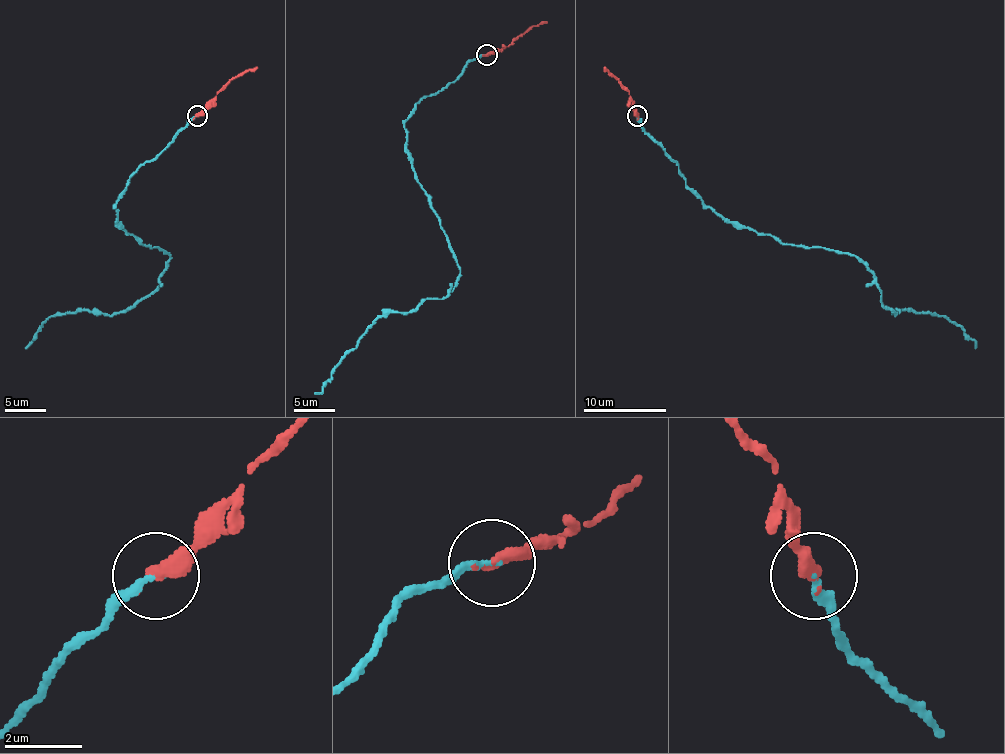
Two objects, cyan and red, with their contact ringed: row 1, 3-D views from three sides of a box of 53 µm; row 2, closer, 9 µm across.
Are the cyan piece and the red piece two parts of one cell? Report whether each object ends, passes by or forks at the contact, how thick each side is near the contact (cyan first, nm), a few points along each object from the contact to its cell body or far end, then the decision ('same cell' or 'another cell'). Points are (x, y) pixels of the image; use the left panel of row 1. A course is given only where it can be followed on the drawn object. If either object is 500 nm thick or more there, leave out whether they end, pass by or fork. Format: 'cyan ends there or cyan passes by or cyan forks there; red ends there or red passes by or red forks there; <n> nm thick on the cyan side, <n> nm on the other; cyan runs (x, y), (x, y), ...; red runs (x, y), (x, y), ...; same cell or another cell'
cyan ends there; red ends there; 170 nm thick on the cyan side, 400 nm on the other; cyan runs (198, 116), (136, 171), (115, 204), (128, 233), (171, 256), (152, 291), (123, 312), (51, 316), (25, 349); red runs (198, 116), (235, 77), (257, 66); same cell

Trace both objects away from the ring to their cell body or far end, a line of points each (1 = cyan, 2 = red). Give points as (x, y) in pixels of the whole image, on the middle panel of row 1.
1: (487, 55), (471, 59), (405, 121), (417, 183), (460, 273), (456, 286), (413, 311), (384, 313), (314, 393)
2: (487, 55), (508, 47), (524, 32), (547, 22)

